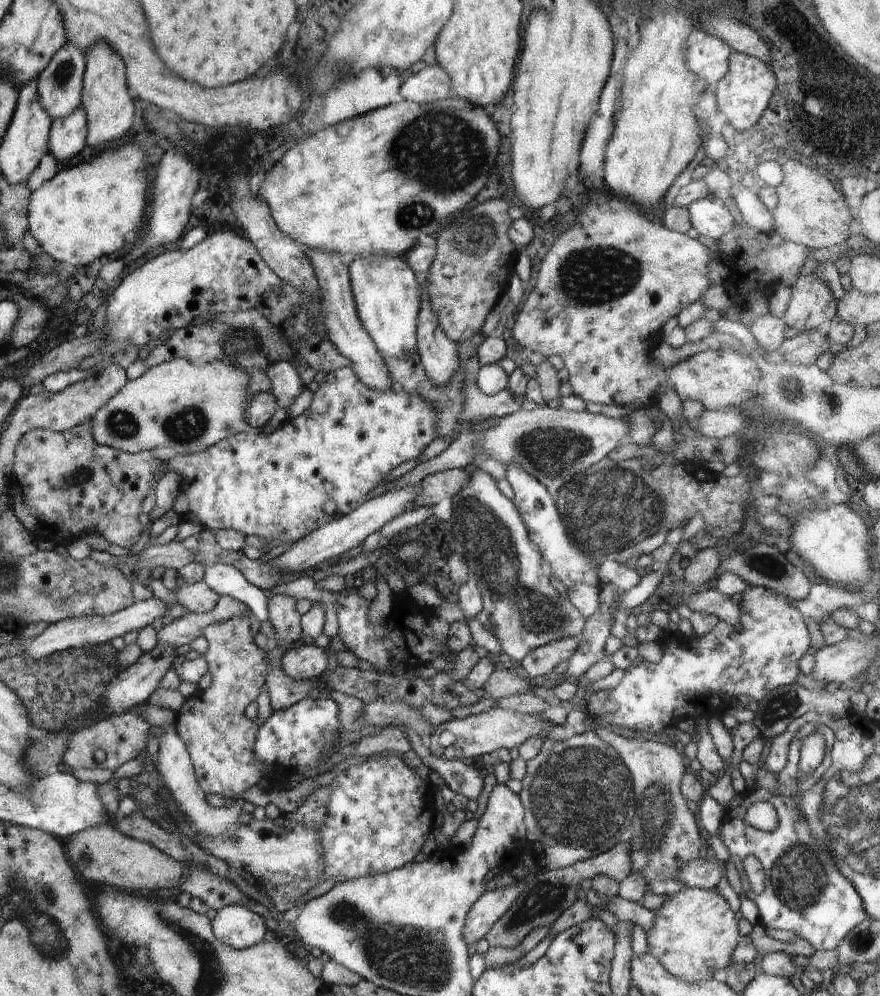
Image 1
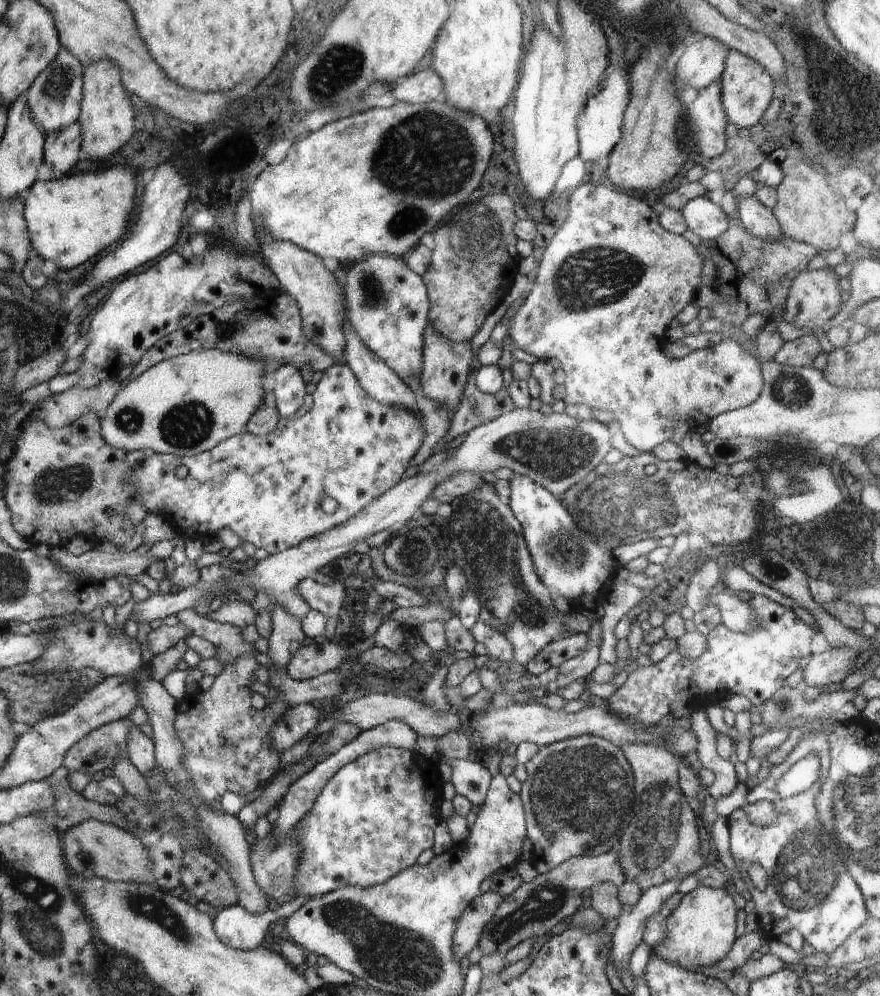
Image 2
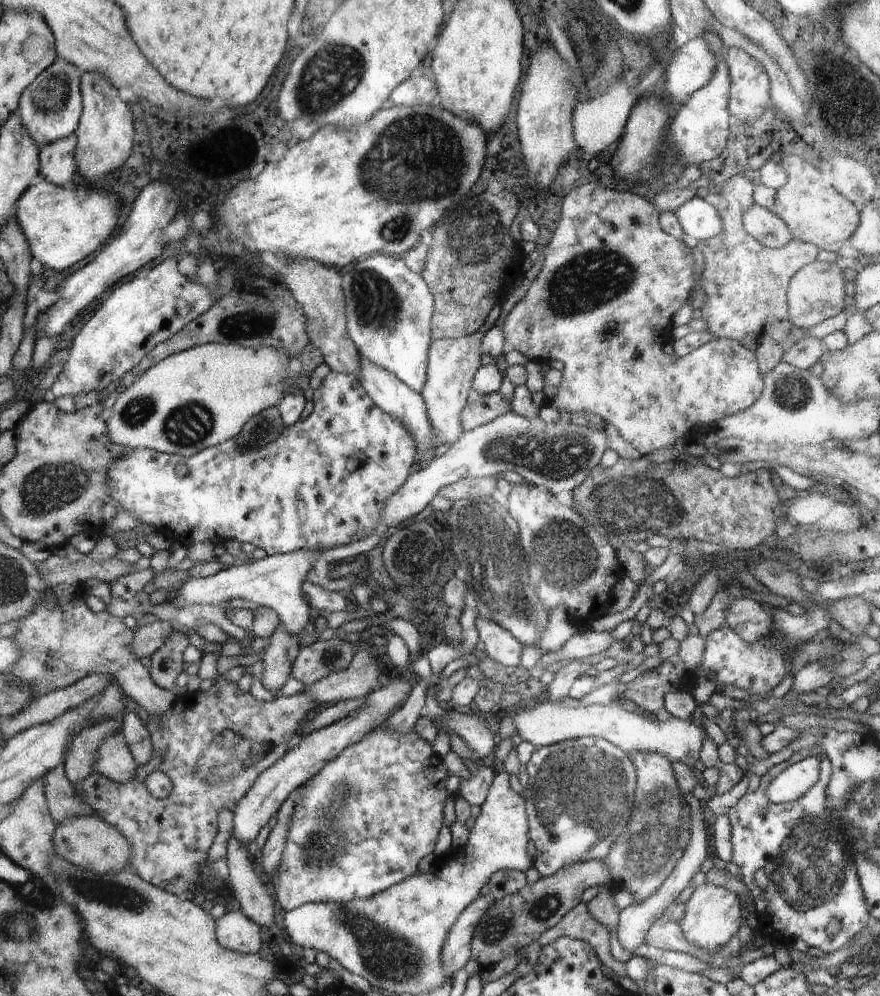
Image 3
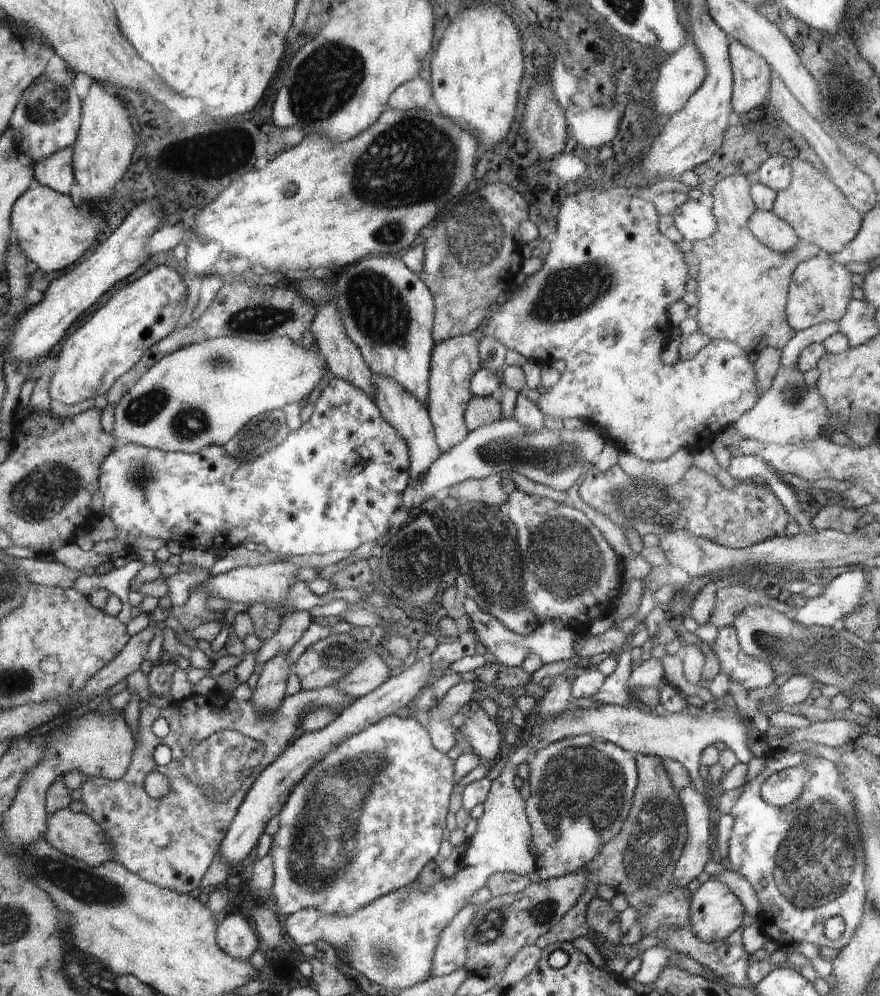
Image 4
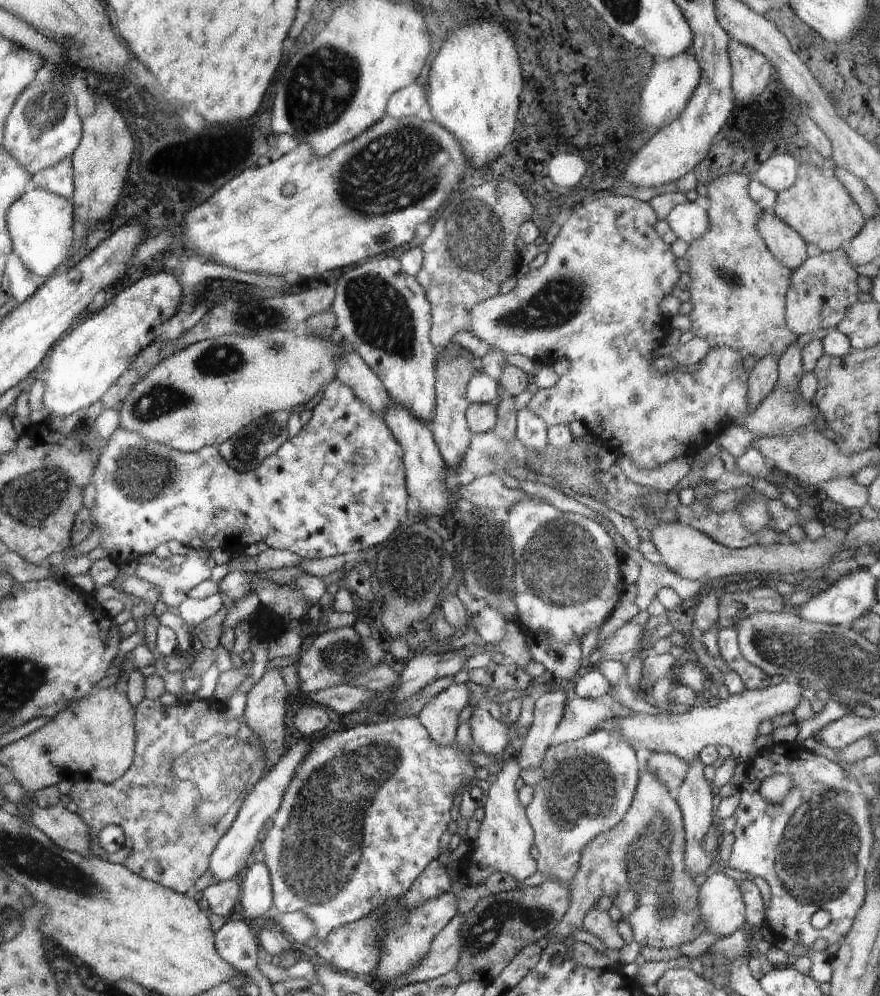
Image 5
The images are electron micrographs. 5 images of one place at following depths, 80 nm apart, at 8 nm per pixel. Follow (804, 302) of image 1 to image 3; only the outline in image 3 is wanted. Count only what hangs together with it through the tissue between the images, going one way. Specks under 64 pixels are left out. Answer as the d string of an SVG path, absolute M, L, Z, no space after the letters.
M818 260L800 268L792 276L787 291L787 314L792 326L812 329L824 320L840 315L846 307L845 277L836 263L823 263Z

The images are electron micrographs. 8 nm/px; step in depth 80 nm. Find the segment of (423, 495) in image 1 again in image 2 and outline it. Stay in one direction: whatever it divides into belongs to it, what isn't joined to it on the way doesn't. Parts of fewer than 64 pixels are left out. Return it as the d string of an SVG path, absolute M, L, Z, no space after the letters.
M460 472L452 474L450 478L442 480L430 494L431 498L440 500L441 503L452 503L456 498L470 494L472 490L482 487L485 483L482 476L476 473Z

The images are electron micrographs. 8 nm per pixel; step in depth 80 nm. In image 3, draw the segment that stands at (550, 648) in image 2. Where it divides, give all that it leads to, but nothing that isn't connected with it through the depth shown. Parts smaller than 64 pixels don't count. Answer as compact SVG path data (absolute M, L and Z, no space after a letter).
M580 630L578 634L574 634L564 643L564 646L556 652L548 652L543 654L542 660L536 664L536 668L532 670L532 676L540 676L542 670L546 671L546 668L554 662L568 662L568 660L580 660L582 658L588 658L592 655L605 652L612 643L616 640L612 631L597 632L593 630Z

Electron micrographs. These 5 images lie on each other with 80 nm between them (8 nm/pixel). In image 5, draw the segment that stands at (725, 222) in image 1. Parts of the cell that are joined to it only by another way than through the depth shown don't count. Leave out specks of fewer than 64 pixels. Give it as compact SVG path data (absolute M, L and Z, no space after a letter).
M685 201L674 206L665 220L676 238L688 245L698 240L704 232L708 232L707 211L693 202Z

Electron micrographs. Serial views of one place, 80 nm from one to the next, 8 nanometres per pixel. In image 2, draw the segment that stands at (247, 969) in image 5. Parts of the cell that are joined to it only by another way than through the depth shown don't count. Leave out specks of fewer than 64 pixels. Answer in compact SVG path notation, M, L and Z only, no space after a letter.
M298 897L279 905L275 910L266 910L262 914L250 914L240 905L225 907L212 914L214 932L229 947L249 951L259 947L266 936L271 923L288 918L303 906L308 897Z

